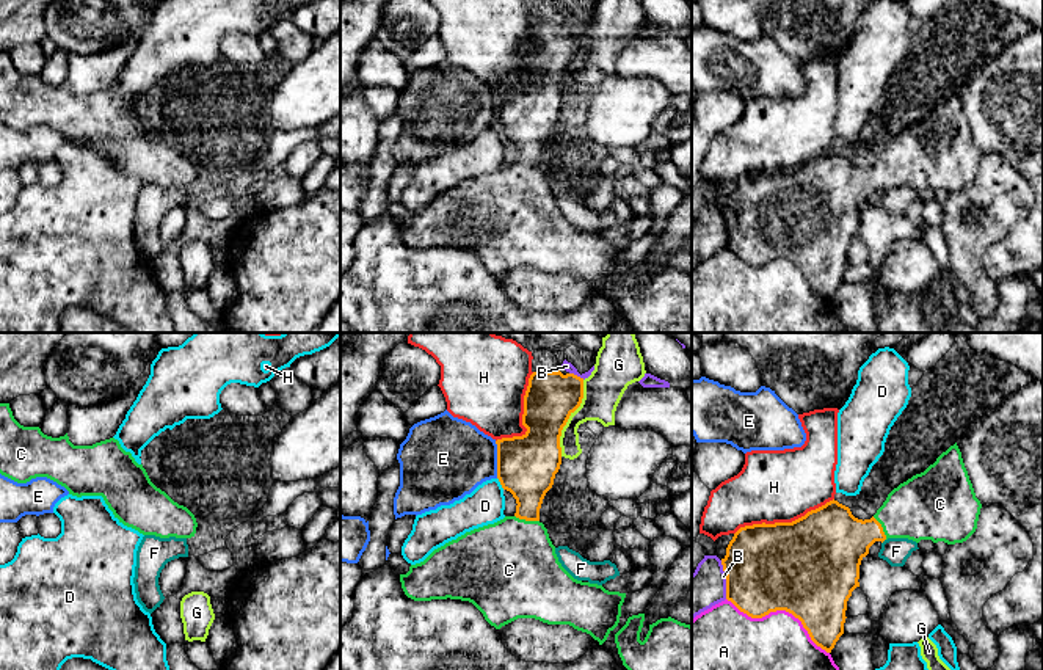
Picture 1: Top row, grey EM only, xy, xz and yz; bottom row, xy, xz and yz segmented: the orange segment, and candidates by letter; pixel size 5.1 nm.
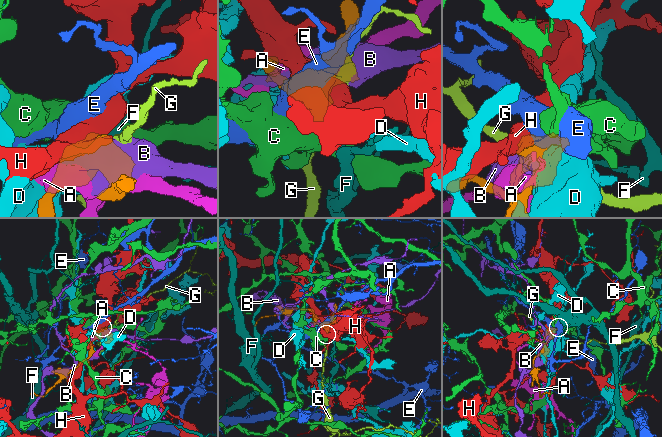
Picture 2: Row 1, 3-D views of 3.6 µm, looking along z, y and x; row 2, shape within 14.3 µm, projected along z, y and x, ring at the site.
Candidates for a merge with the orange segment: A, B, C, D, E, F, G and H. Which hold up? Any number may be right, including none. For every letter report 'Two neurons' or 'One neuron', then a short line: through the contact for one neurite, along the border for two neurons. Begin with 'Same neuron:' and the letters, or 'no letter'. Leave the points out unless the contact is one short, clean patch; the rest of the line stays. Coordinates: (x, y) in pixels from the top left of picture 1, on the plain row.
Same neuron: C
A: Two neurons
B: Two neurons
C: One neuron. Line: xz (527, 120), (527, 168), (521, 192), (510, 214)
D: Two neurons
E: Two neurons. Line: xz (494, 90), (497, 126)
F: Two neurons. Line: yz (885, 187), (882, 192)
G: Two neurons
H: Two neurons

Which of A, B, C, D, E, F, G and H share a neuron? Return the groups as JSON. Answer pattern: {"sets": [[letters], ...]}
{"sets": [["A"], ["B"], ["C"], ["D"], ["E"], ["F"], ["G"], ["H"]]}

